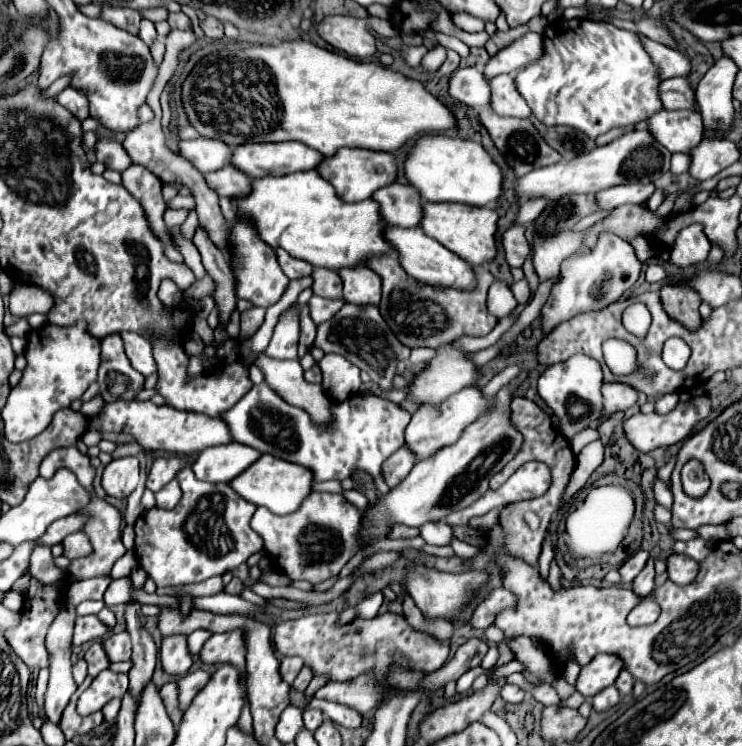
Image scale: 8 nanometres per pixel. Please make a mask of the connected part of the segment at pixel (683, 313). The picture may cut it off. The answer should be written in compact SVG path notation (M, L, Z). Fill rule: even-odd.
M662 285L660 299L670 319L678 321L682 327L686 327L688 331L698 331L702 327L702 317L698 313L698 307L702 301L688 287Z

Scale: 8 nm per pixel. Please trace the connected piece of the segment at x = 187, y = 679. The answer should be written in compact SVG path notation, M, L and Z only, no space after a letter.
M198 669L194 673L186 673L184 677L176 679L180 711L186 711L186 707L190 705L190 699L194 699L196 691L200 691L208 683L208 679L210 679L210 673L204 669Z

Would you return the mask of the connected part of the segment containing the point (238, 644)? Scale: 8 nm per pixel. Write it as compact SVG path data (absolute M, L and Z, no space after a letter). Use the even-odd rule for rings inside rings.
M238 631L232 633L214 633L202 647L200 659L208 665L216 663L228 663L234 665L238 671L246 669L246 659L244 659L244 647L242 647L242 635Z

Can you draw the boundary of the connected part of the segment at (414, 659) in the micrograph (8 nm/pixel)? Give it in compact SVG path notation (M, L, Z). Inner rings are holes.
M306 613L294 621L282 621L274 627L274 645L280 655L298 655L312 667L314 675L328 673L332 681L348 681L358 673L374 671L378 677L390 665L402 665L422 671L436 671L448 659L448 645L436 641L432 635L400 623L400 615L384 613L374 619L356 619L348 625L336 625L338 613Z

